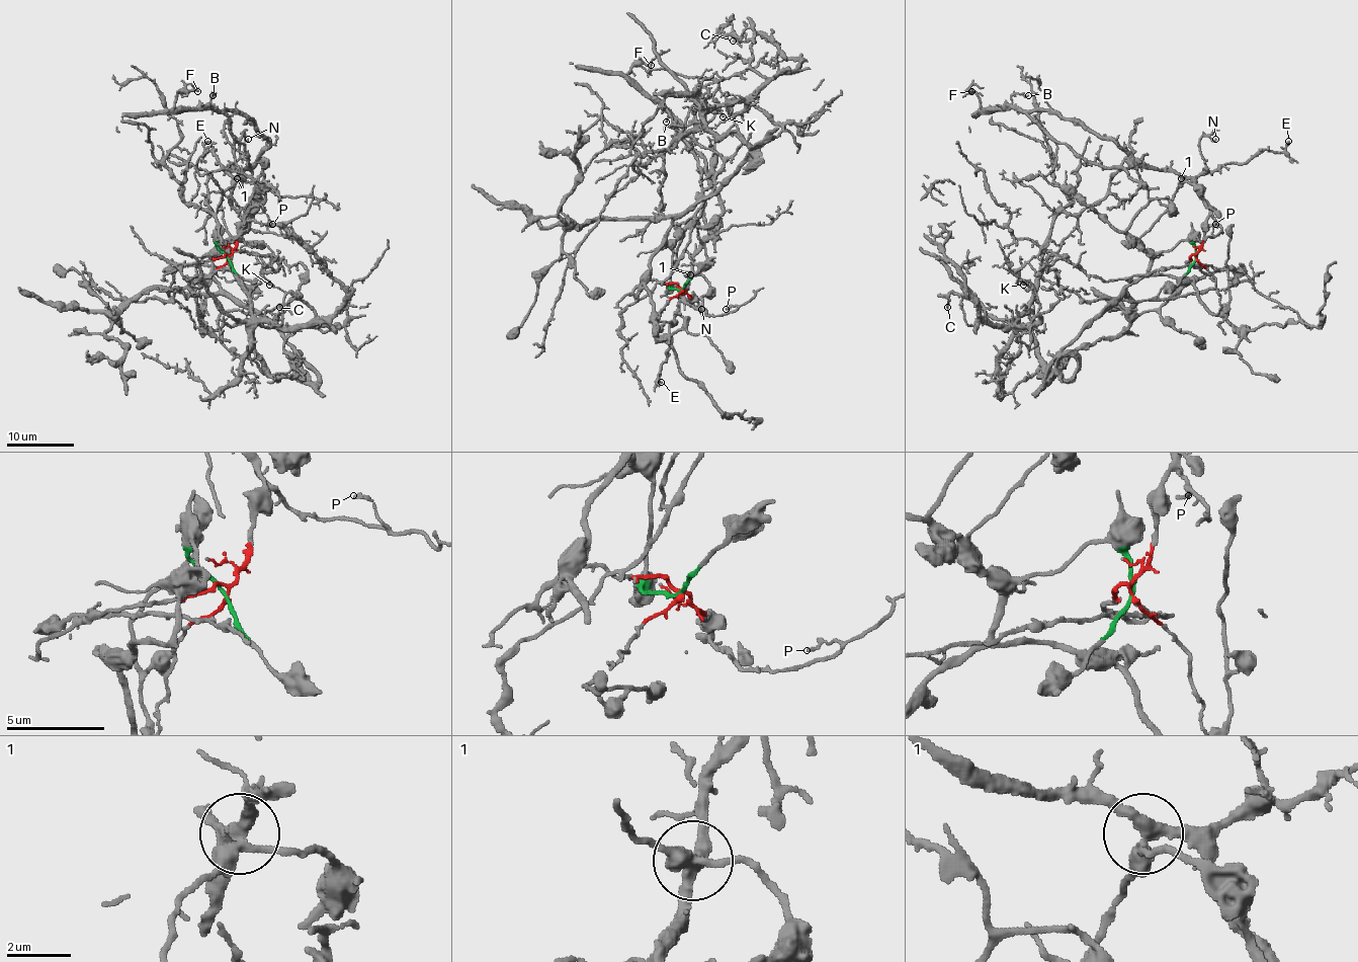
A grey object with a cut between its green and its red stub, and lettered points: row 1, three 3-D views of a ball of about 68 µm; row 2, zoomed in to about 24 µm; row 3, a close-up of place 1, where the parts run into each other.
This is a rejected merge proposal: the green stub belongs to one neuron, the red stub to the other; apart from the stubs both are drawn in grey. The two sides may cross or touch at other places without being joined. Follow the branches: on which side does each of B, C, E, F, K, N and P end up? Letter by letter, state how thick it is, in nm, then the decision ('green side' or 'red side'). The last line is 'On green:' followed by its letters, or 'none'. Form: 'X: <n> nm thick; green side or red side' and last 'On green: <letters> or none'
B: 110 nm thick; red side
C: 130 nm thick; green side
E: 160 nm thick; red side
F: 100 nm thick; red side
K: 130 nm thick; green side
N: 120 nm thick; red side
P: 170 nm thick; red side
On green: C, K

